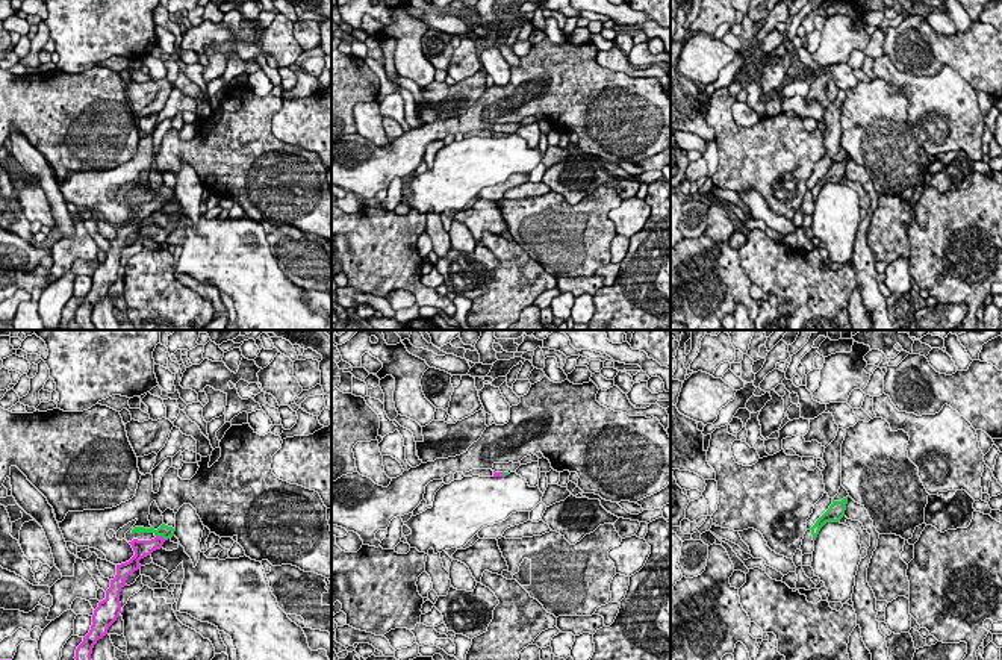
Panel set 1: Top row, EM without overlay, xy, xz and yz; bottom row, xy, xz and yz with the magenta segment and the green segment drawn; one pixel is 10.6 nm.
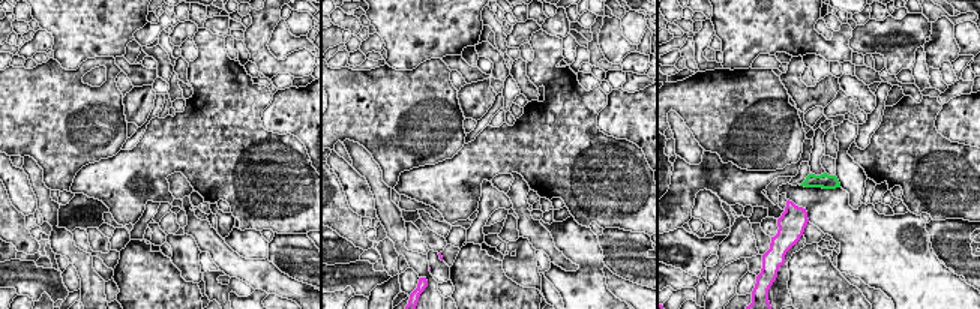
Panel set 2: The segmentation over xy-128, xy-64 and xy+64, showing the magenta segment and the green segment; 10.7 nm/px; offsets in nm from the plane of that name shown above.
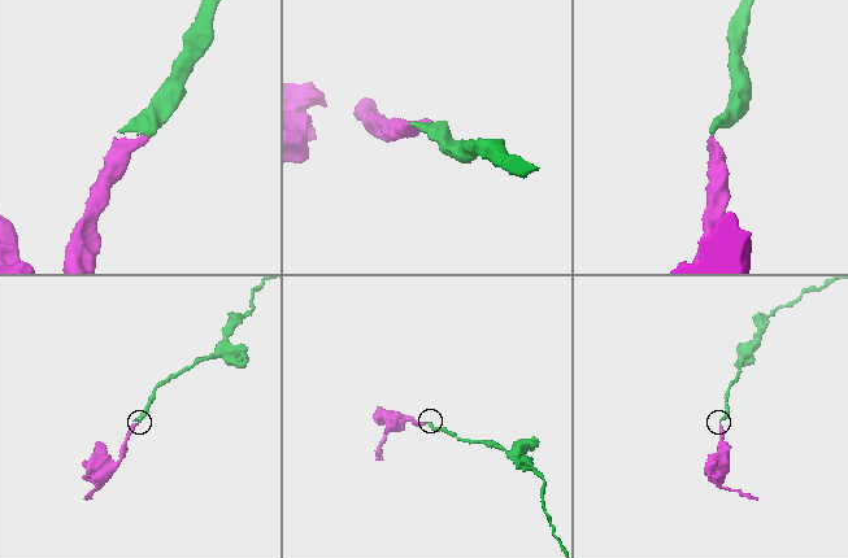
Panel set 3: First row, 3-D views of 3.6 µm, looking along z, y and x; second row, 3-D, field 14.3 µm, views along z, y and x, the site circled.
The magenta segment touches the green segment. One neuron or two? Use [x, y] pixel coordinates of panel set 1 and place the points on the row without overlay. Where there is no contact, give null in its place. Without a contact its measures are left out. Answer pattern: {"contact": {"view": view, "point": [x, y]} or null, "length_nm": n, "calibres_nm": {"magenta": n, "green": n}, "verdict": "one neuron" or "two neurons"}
{"contact": {"view": "xy", "point": [161, 197]}, "length_nm": 140, "calibres_nm": {"magenta": 190, "green": 140}, "verdict": "one neuron"}

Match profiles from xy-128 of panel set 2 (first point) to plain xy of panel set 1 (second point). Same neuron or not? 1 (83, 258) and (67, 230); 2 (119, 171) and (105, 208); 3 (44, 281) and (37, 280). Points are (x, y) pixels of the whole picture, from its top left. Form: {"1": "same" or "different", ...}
{"1": "same", "2": "same", "3": "same"}

